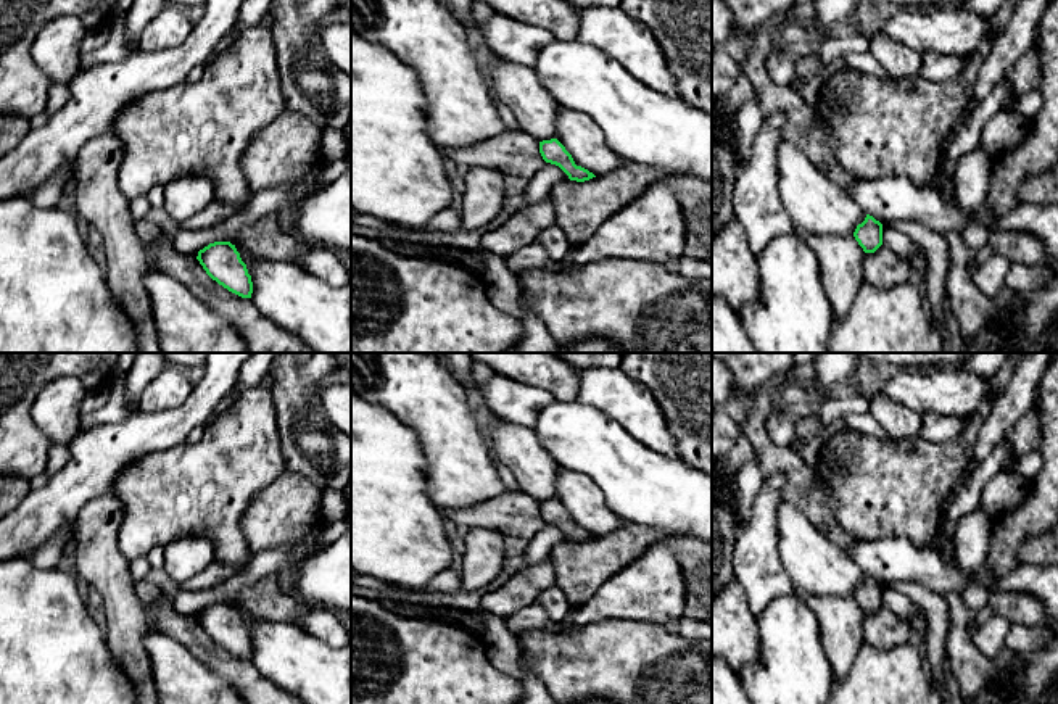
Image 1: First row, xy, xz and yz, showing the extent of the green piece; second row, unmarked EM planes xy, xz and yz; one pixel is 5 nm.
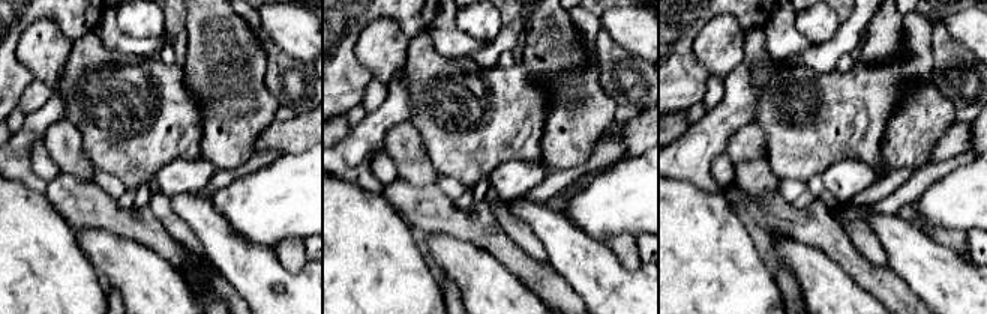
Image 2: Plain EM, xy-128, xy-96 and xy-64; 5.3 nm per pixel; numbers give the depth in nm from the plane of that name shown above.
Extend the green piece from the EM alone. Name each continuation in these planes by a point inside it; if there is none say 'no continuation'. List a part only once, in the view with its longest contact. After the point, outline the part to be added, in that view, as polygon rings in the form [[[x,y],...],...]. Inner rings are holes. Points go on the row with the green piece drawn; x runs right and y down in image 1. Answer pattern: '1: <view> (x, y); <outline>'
no continuation

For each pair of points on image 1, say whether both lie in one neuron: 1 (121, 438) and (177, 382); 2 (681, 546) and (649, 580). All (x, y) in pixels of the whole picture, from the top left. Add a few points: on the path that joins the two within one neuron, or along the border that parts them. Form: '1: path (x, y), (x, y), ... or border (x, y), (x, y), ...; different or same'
1: border (185, 401), (165, 409), (139, 409); different
2: border (659, 540), (672, 551), (680, 566), (685, 592); different

